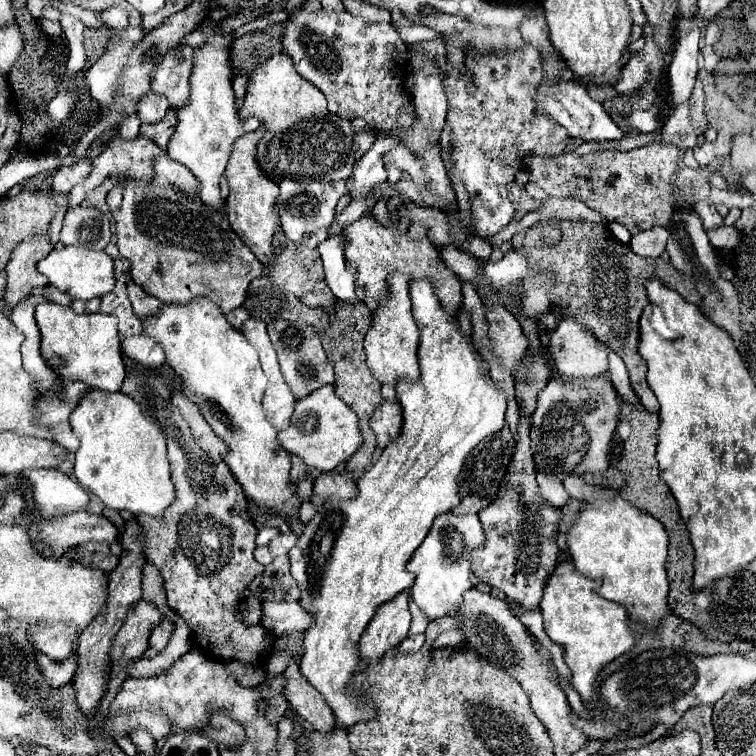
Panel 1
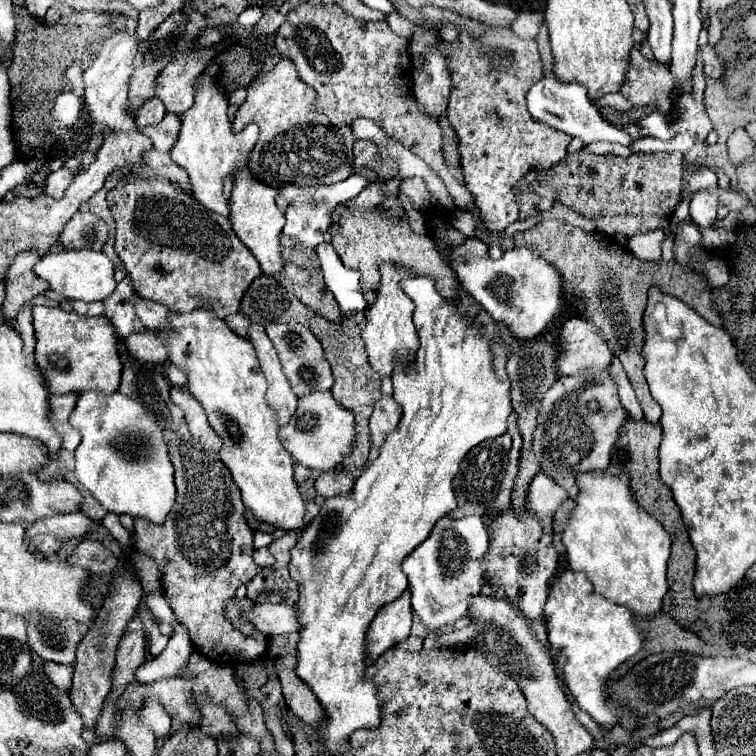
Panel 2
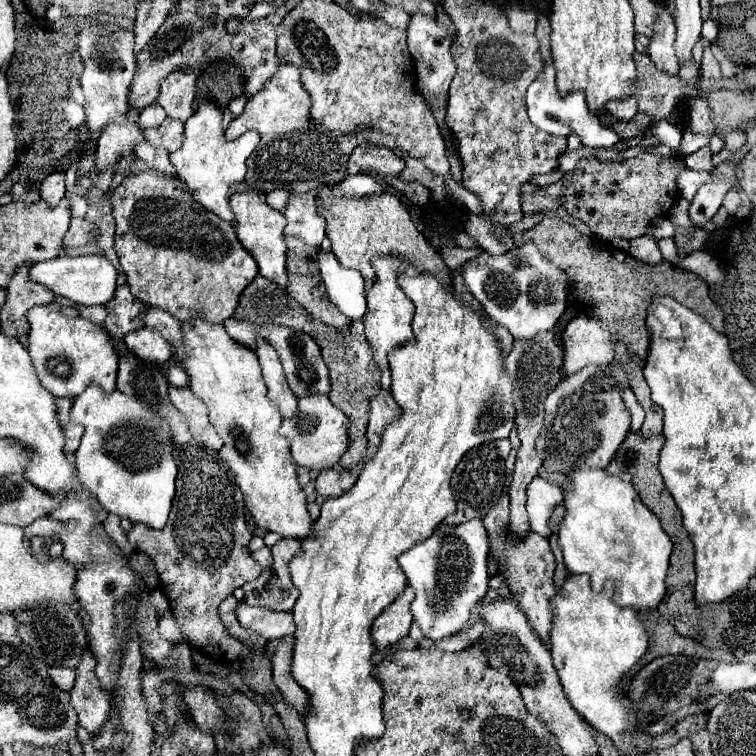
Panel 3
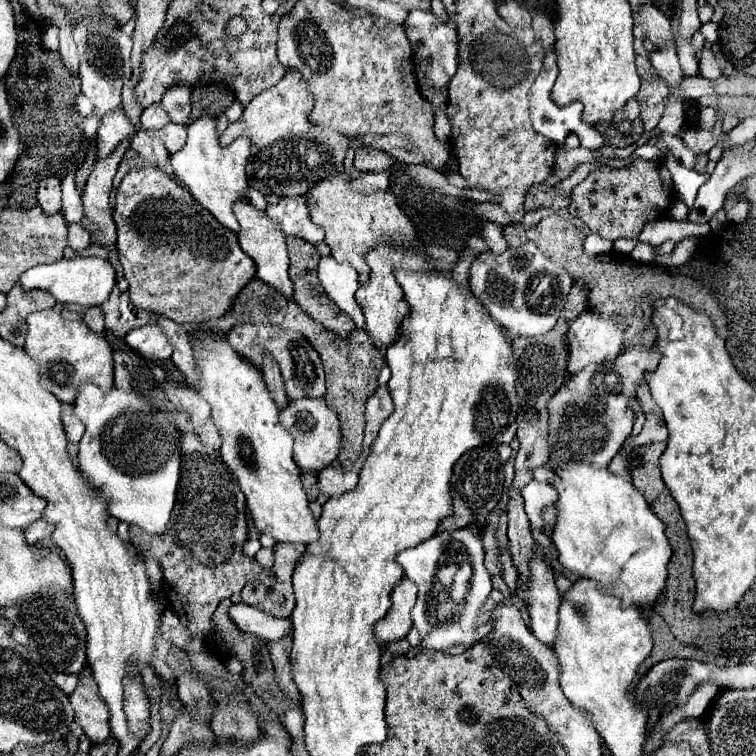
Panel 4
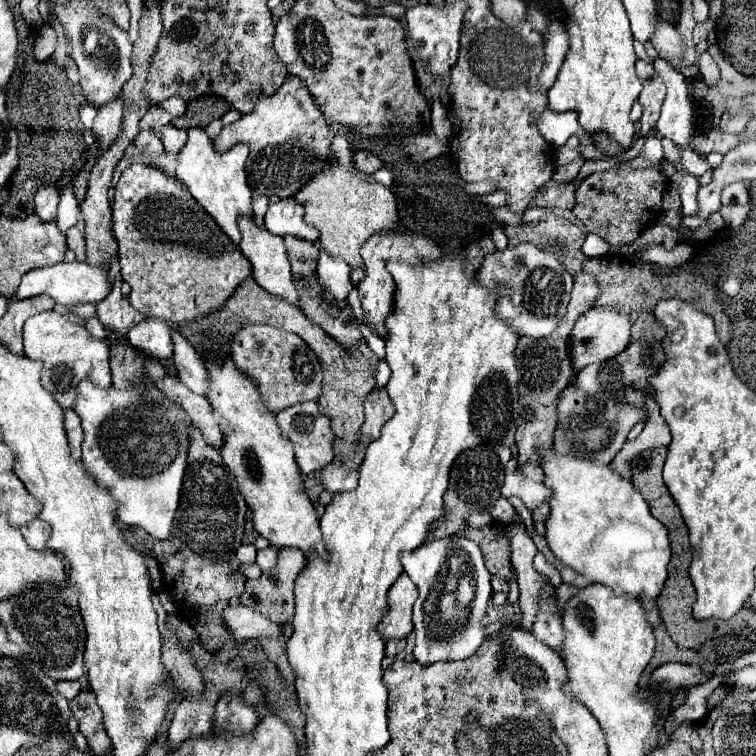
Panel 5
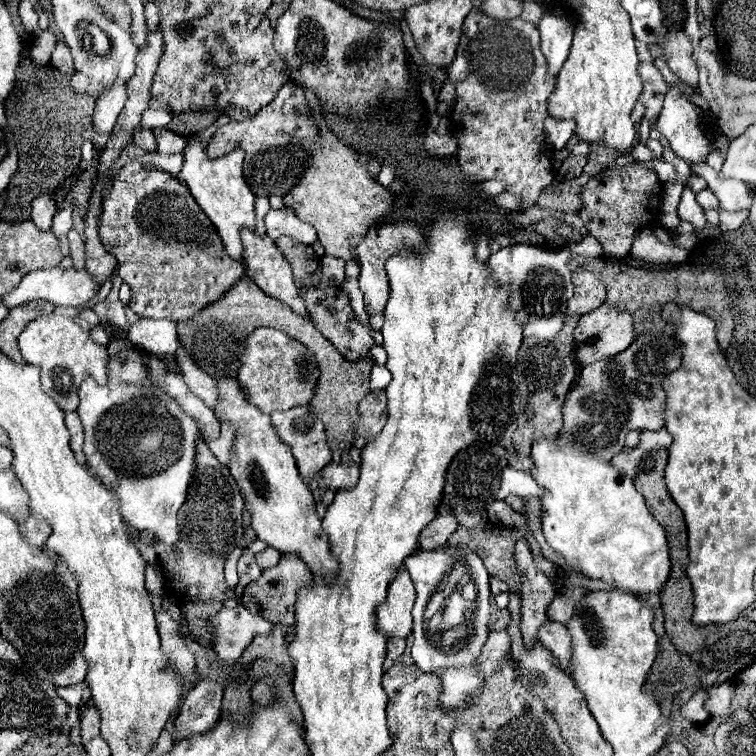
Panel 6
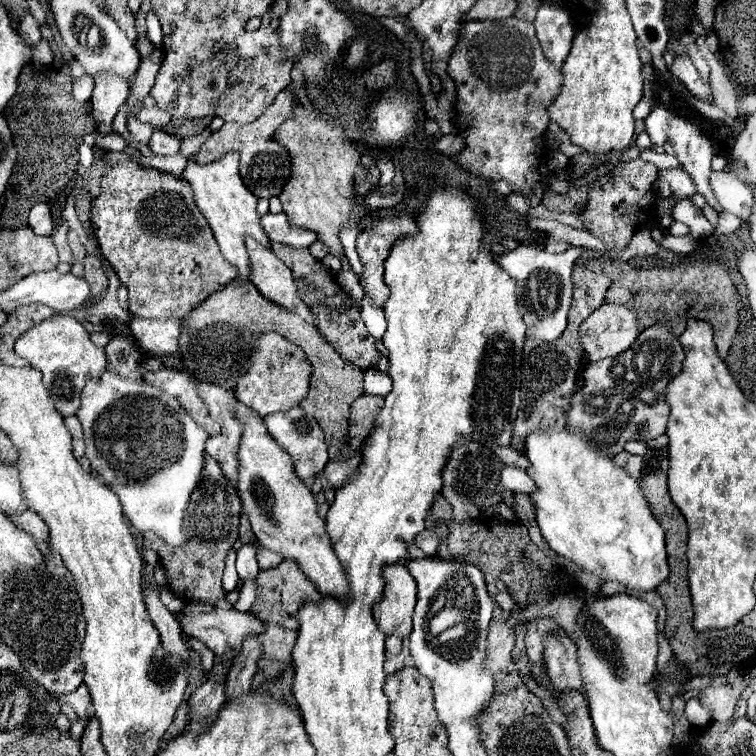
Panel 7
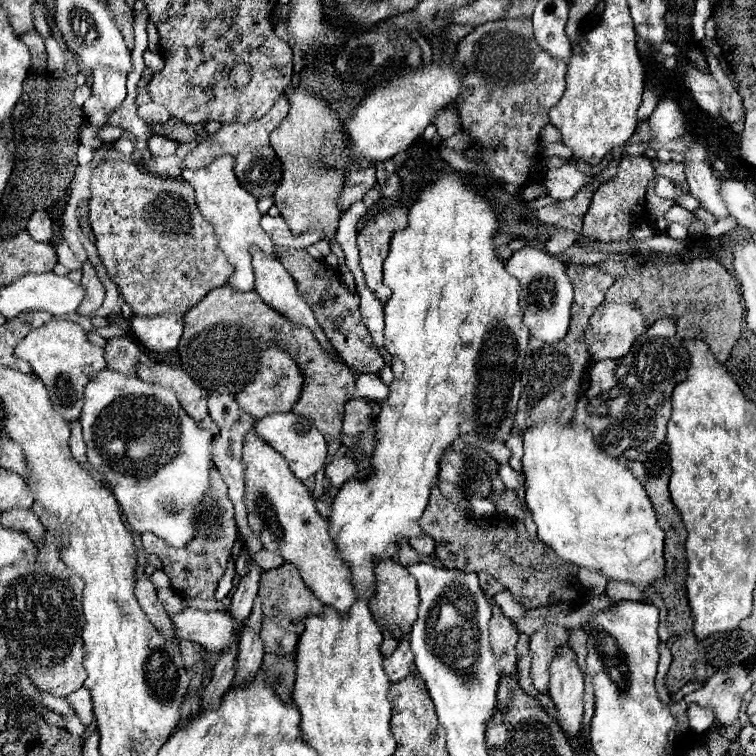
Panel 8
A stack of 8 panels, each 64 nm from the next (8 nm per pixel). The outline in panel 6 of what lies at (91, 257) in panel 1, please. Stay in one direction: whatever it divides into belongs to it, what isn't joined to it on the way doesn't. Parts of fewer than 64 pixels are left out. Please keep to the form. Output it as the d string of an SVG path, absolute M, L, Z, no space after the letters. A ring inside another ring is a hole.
M54 266L54 268L46 268L46 270L28 272L22 278L22 282L18 284L18 288L12 290L10 294L4 294L2 300L8 308L14 308L14 306L30 302L30 300L48 300L54 306L82 306L88 300L92 300L98 294L98 290L100 290L100 284L92 278L92 274L86 268L76 270L76 268Z

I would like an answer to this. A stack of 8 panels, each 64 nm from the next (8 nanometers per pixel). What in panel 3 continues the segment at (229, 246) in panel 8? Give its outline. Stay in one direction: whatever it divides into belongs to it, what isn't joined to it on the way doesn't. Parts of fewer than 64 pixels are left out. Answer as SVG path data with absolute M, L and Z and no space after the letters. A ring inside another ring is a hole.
M204 98L198 104L198 110L184 122L184 142L174 154L170 154L170 162L176 166L178 176L186 182L196 202L200 202L206 210L222 216L222 220L234 222L234 214L228 206L228 188L230 184L244 182L246 160L258 146L260 134L254 130L242 134L236 140L226 140L226 128L222 126L222 118L224 110L210 98Z

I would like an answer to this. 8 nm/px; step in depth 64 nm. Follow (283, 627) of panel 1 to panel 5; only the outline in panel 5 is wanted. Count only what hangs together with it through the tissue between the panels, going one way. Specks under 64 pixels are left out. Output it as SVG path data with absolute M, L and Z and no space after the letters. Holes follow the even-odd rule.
M228 606L224 610L224 622L236 640L248 638L278 638L282 634L282 624L270 622L256 610L248 610L246 606Z

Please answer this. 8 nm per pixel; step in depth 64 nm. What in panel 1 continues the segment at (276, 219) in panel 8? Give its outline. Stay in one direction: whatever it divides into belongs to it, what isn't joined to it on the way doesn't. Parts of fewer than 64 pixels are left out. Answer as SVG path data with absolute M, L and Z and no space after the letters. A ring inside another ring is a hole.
M280 180L280 196L276 198L276 210L280 214L282 230L284 234L308 248L316 248L322 240L328 238L332 220L334 220L334 208L336 202L348 194L346 180L342 182L294 182L294 180Z

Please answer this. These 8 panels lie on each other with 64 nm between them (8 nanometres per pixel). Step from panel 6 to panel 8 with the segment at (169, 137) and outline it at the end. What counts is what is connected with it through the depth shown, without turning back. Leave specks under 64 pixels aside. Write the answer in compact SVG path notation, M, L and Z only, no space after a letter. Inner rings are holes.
M158 134L150 136L150 140L148 140L148 150L152 152L152 156L170 156L176 152L176 148L178 148L178 142L158 136Z

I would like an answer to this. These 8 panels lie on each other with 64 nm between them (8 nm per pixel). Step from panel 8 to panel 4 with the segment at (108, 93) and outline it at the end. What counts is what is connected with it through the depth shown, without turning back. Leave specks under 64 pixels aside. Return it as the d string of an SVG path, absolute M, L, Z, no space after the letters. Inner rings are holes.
M122 110L110 112L102 118L98 136L96 136L96 146L98 146L98 160L106 160L124 140L132 140L136 136L132 122L126 118Z

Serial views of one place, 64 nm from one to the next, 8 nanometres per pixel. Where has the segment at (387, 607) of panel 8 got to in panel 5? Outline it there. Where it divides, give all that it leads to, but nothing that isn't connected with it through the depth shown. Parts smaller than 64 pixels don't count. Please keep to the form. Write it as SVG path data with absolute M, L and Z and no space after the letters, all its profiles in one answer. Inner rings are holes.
M402 574L394 586L388 592L388 612L382 618L382 622L376 626L378 634L384 640L392 640L392 638L406 638L412 632L412 606L418 598L418 588L416 584Z

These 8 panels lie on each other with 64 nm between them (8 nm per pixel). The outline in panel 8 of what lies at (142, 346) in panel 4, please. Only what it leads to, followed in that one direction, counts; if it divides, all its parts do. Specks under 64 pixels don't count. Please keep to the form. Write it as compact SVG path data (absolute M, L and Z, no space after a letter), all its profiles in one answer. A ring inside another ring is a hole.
M182 314L170 316L154 316L154 318L140 318L134 316L130 320L132 332L136 340L154 352L172 352L178 346L182 336Z

